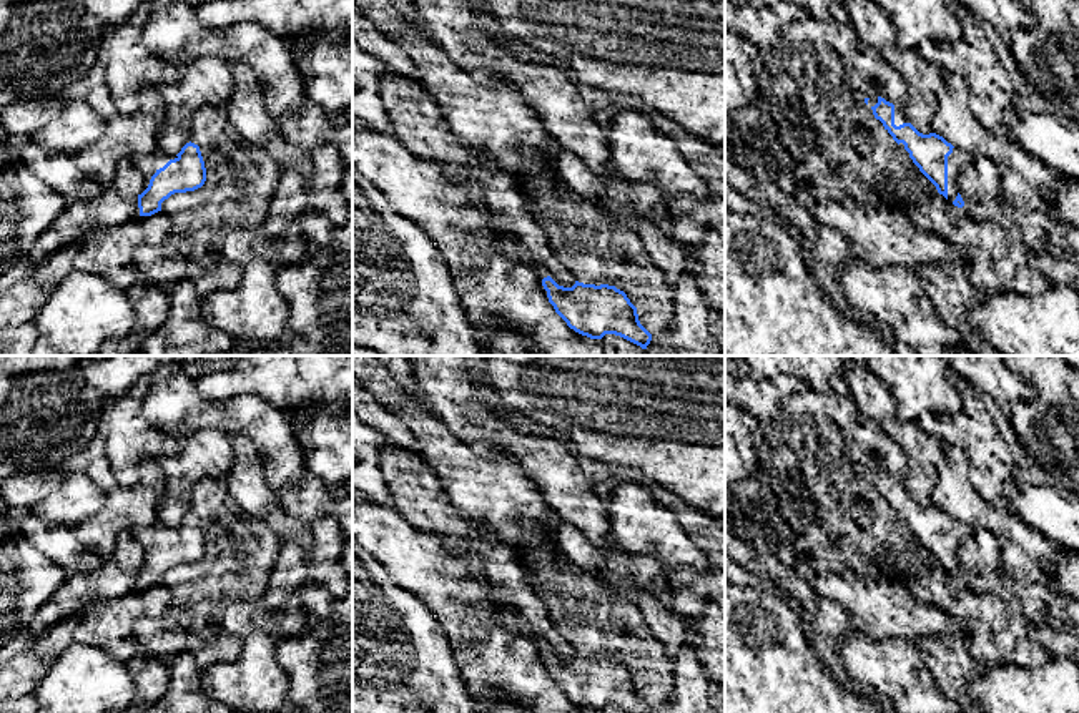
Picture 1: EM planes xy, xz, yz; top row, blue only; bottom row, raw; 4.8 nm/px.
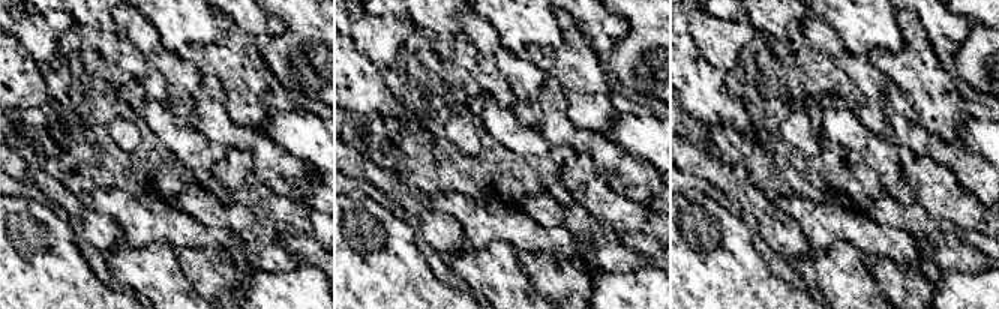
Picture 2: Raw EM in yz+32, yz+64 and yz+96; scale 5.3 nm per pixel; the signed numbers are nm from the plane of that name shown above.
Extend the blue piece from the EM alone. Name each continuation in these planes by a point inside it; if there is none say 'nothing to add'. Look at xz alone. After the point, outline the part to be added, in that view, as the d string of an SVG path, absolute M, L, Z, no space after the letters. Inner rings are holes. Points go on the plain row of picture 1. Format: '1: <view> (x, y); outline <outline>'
nothing to add

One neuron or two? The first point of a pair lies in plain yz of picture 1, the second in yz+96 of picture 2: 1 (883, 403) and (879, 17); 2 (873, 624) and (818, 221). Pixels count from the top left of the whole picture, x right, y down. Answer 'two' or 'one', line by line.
1: two
2: one

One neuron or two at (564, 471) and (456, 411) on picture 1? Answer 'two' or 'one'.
one

